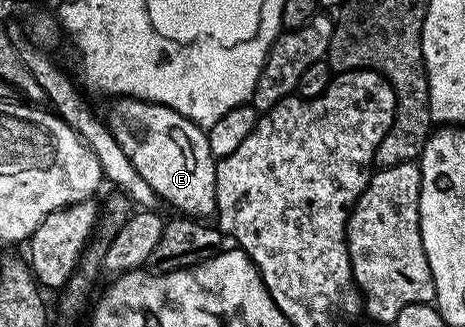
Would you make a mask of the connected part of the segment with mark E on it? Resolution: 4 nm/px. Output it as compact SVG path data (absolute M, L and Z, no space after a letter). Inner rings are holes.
M115 97L104 121L109 126L116 144L124 148L124 156L132 160L132 168L152 184L159 199L175 206L177 213L206 220L217 211L216 159L206 139L206 130L192 120L180 116L172 108L159 102L143 102L140 98Z

